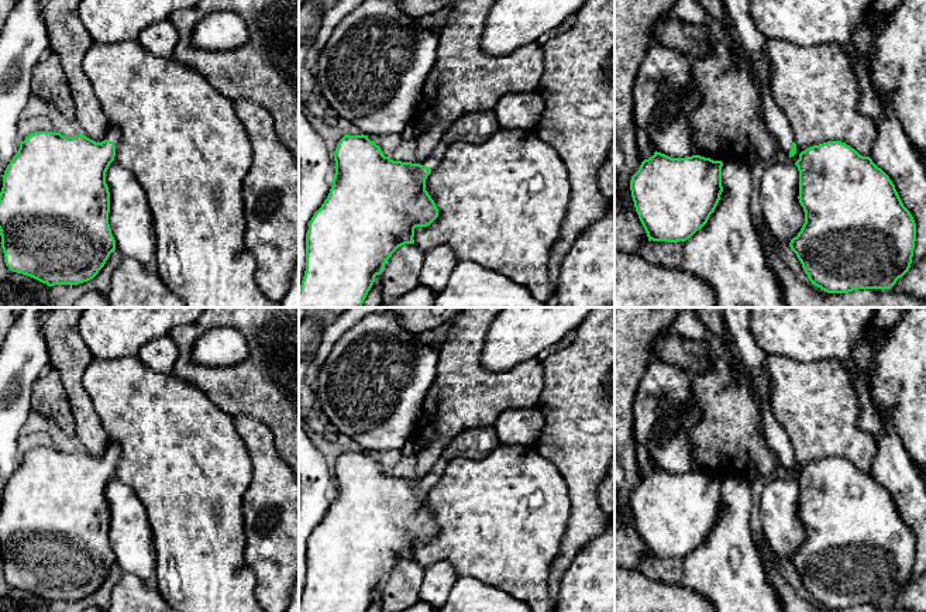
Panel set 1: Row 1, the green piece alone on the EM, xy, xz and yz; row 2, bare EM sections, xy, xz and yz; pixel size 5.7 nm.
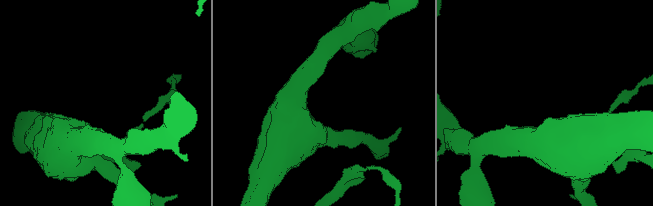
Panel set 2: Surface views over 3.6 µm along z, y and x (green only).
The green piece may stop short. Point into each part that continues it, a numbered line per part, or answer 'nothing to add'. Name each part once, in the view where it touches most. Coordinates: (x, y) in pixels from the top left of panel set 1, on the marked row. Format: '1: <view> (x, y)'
1: xy (113, 134)

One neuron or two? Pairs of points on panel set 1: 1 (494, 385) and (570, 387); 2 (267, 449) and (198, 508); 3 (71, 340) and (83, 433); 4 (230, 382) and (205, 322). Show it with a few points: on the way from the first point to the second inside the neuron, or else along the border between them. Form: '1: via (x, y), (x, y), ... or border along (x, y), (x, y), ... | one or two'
1: border along (541, 361), (543, 392), (534, 406) | two
2: border along (237, 432), (251, 463), (251, 482), (245, 494) | two
3: via (71, 363), (71, 377), (82, 411) | one
4: via (209, 378), (196, 374), (186, 364), (186, 343) | one

